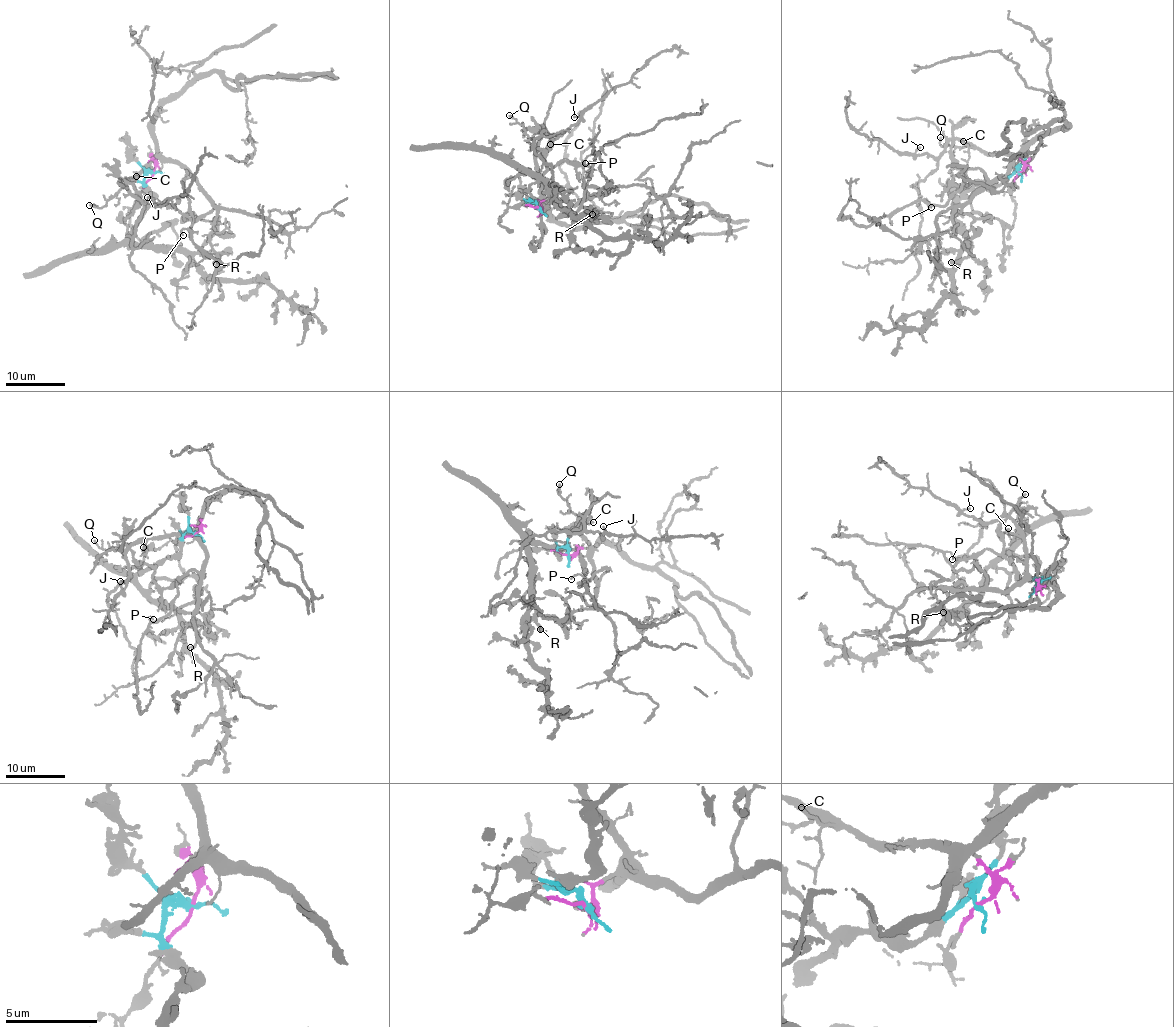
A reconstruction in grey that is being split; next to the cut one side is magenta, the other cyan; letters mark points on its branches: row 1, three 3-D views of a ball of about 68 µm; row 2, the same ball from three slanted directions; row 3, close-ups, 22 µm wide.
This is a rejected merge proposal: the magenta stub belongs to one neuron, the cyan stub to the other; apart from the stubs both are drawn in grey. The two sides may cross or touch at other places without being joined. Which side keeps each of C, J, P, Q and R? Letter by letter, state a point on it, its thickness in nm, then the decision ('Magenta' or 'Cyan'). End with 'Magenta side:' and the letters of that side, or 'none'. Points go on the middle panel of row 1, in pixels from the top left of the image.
C: Place: (550, 144). Thickness 120 nm. Magenta
J: Place: (574, 117). Thickness 110 nm. Magenta
P: Place: (585, 163). Thickness 100 nm. Magenta
Q: Place: (509, 115). Thickness 140 nm. Magenta
R: Place: (592, 214). Thickness 140 nm. Cyan
Magenta side: C, J, P, Q

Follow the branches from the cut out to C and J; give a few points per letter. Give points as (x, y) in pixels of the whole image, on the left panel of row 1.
C: (154, 172), (156, 156), (129, 180), (136, 176)
J: (154, 172), (152, 159), (156, 156), (139, 174), (124, 183), (132, 193), (154, 203), (148, 196)

